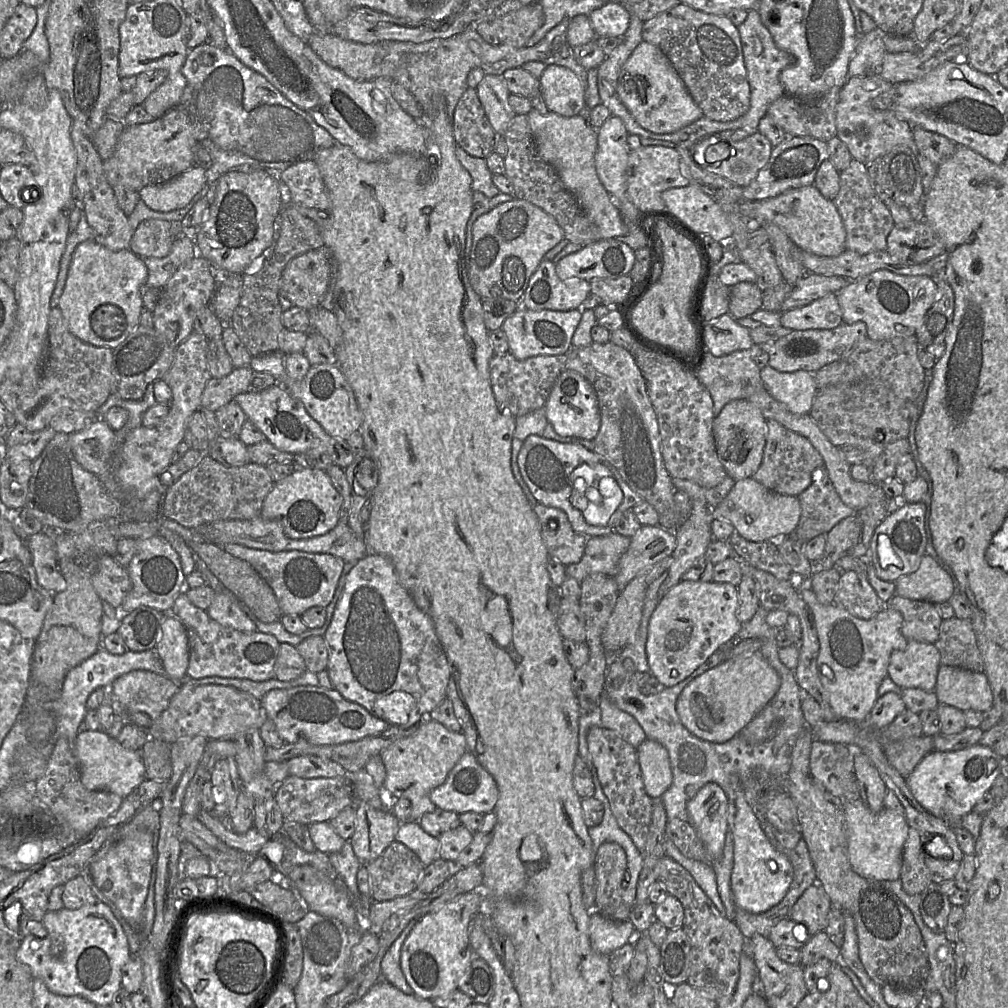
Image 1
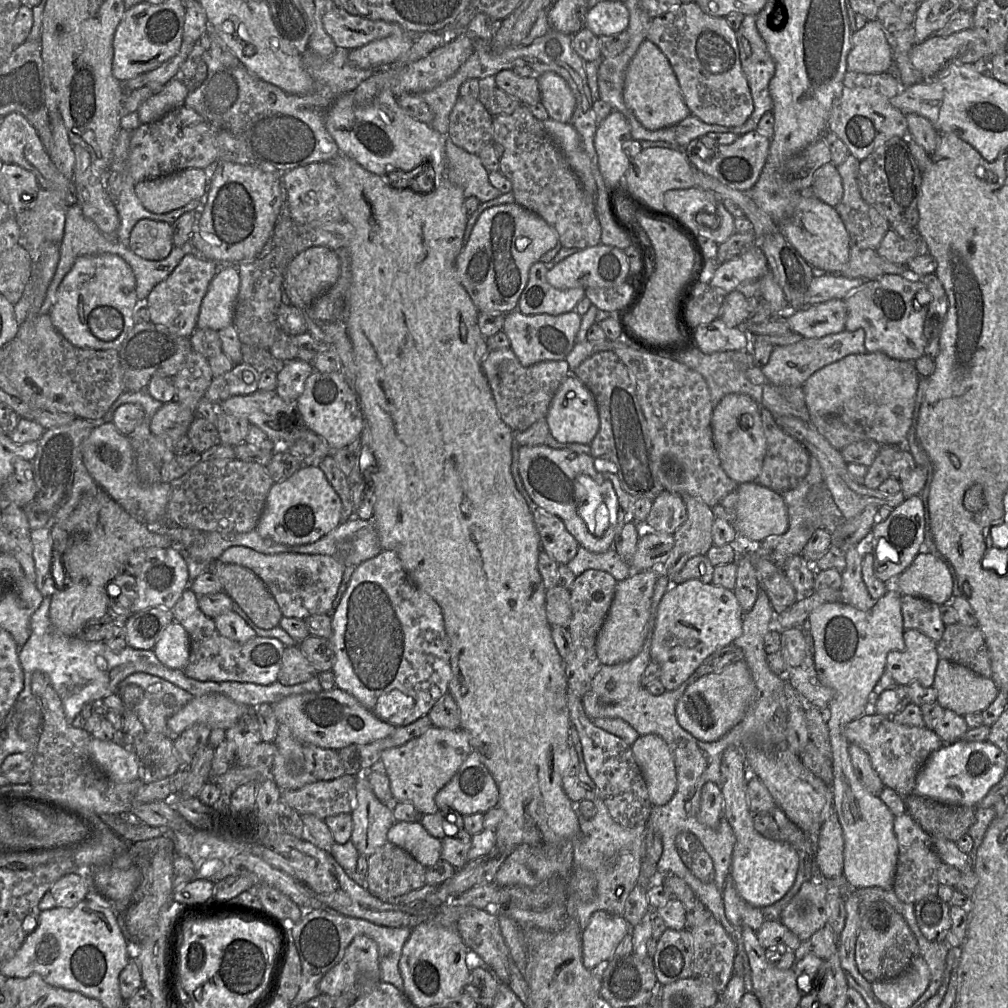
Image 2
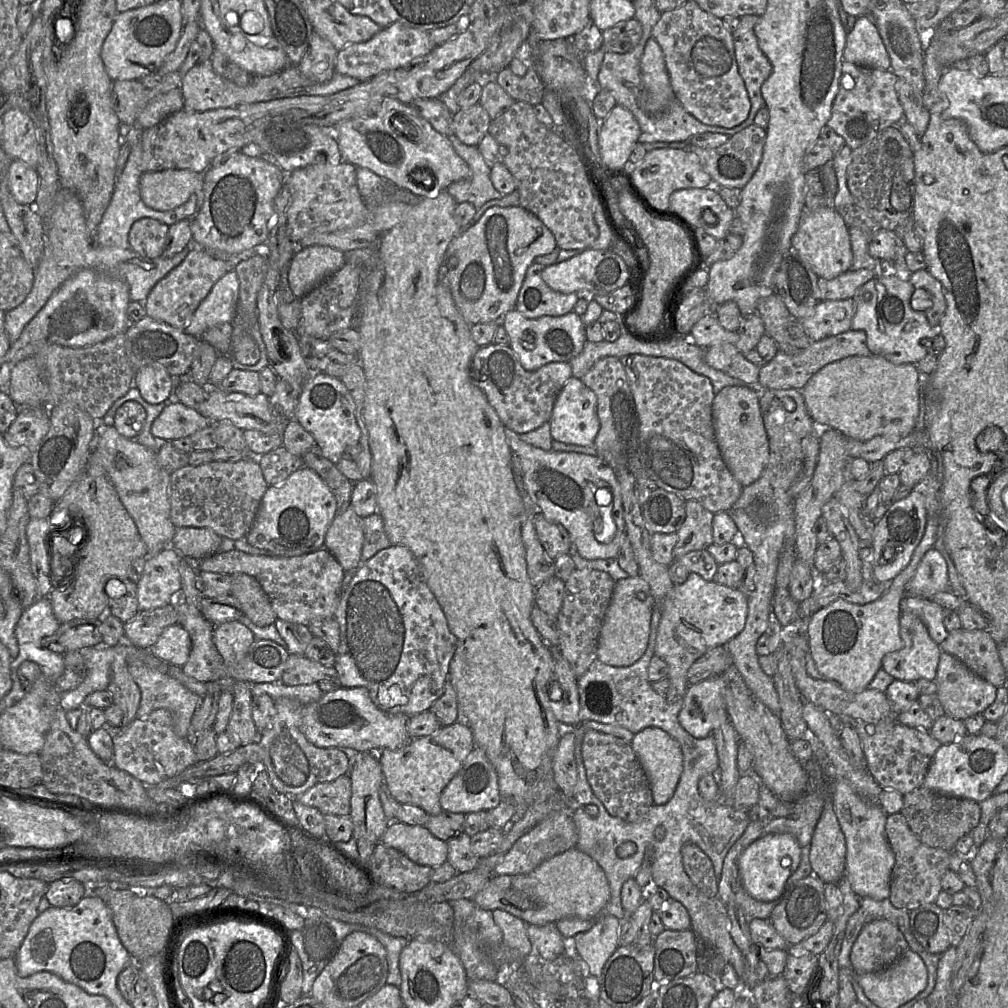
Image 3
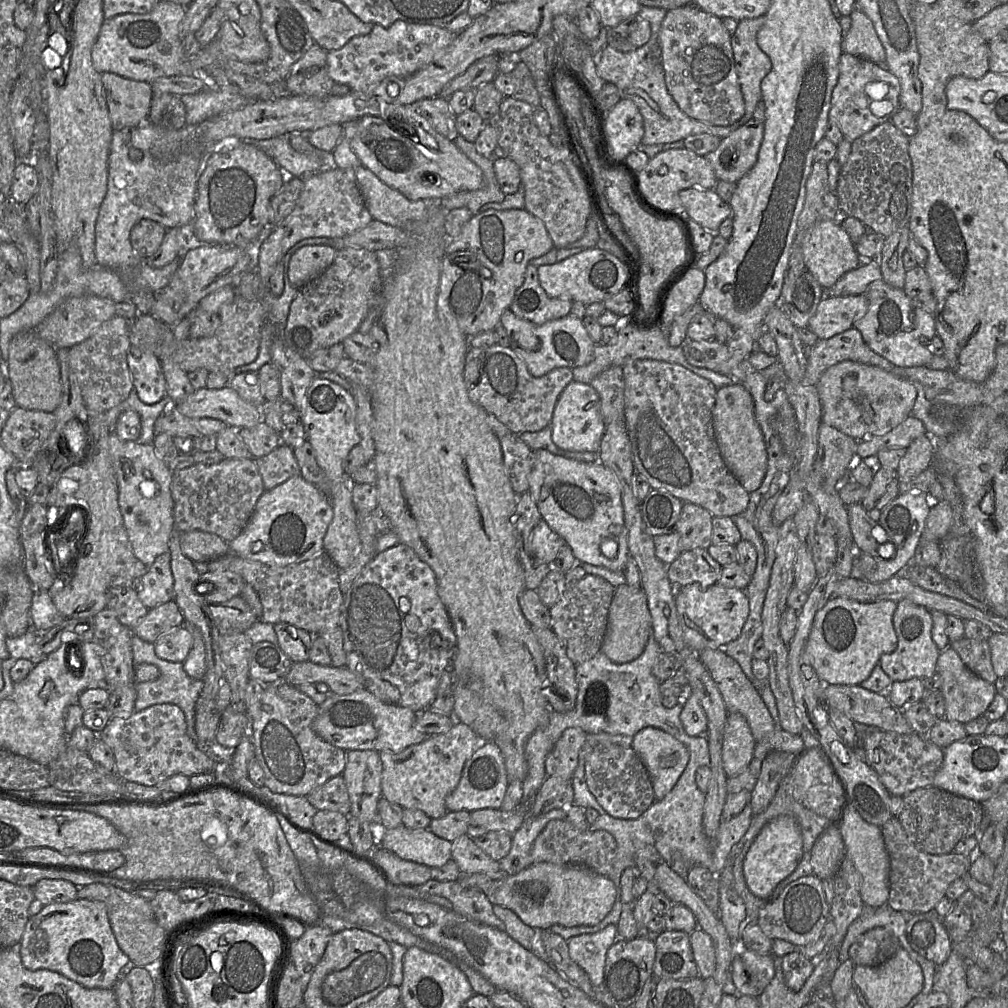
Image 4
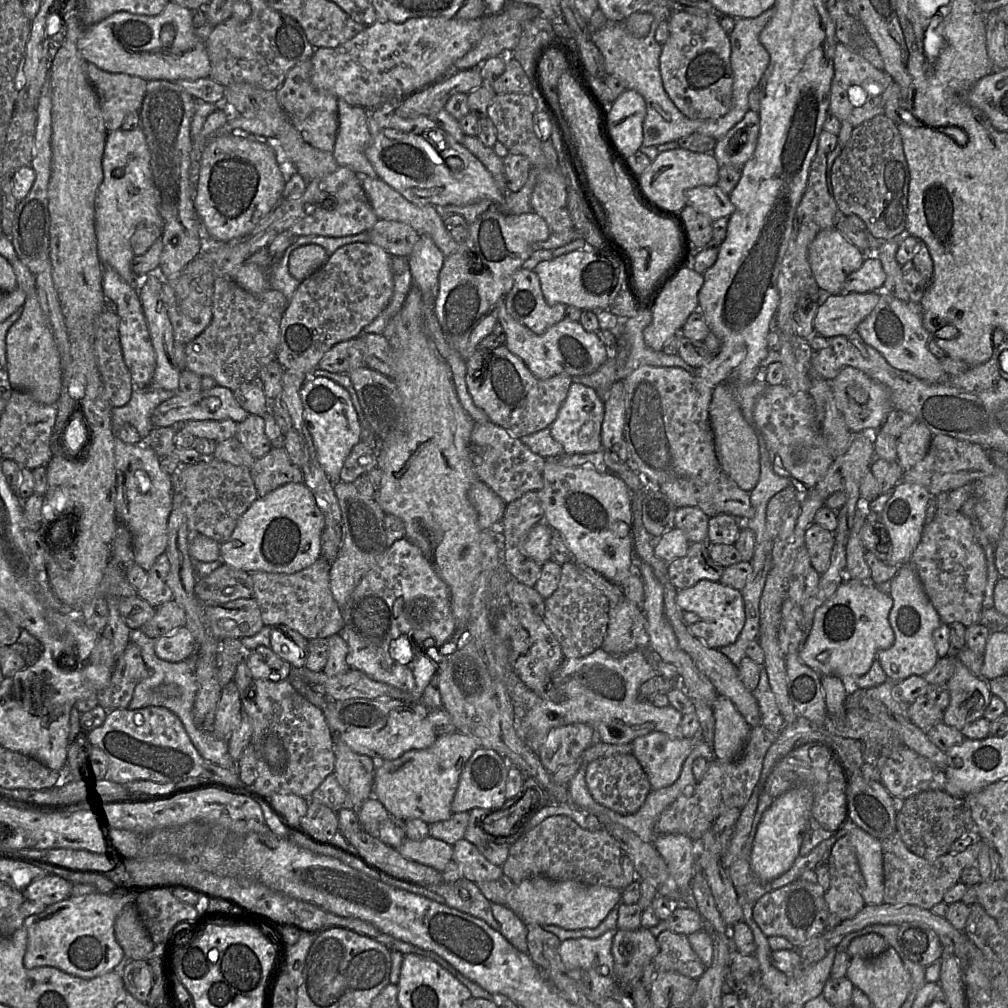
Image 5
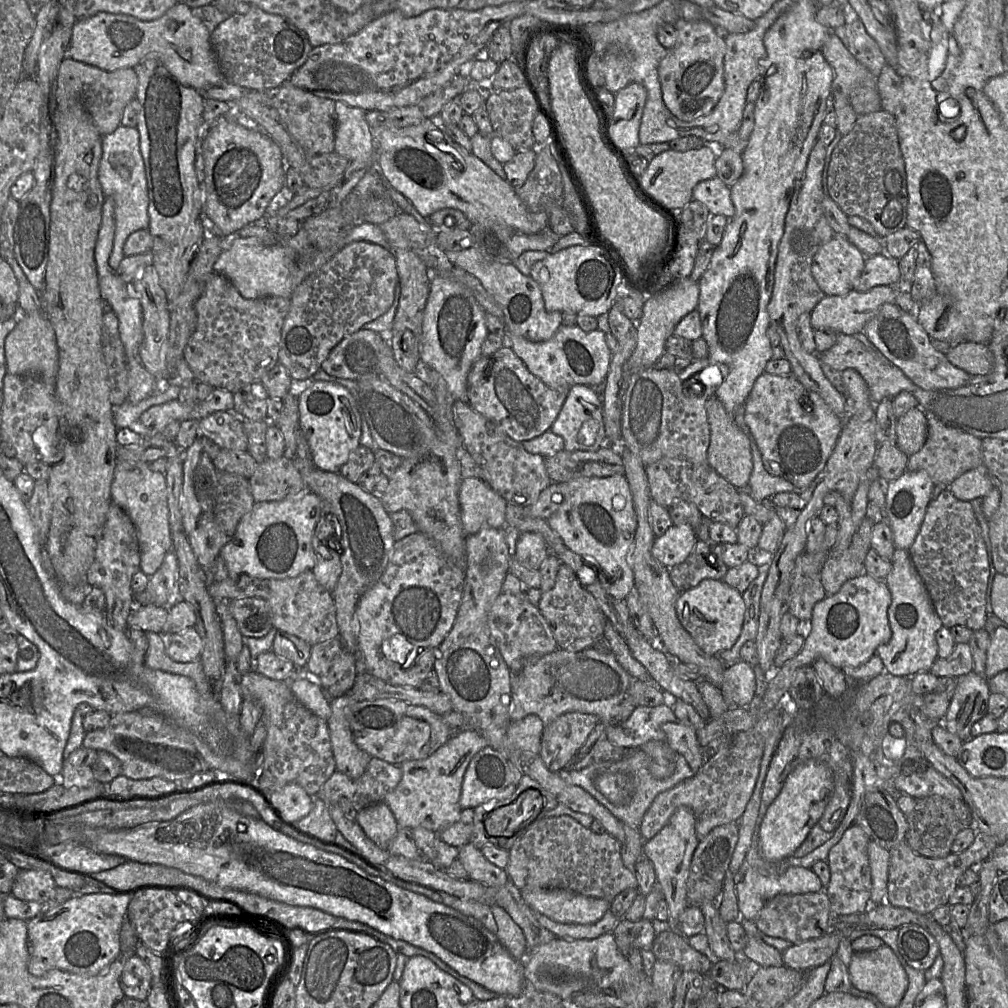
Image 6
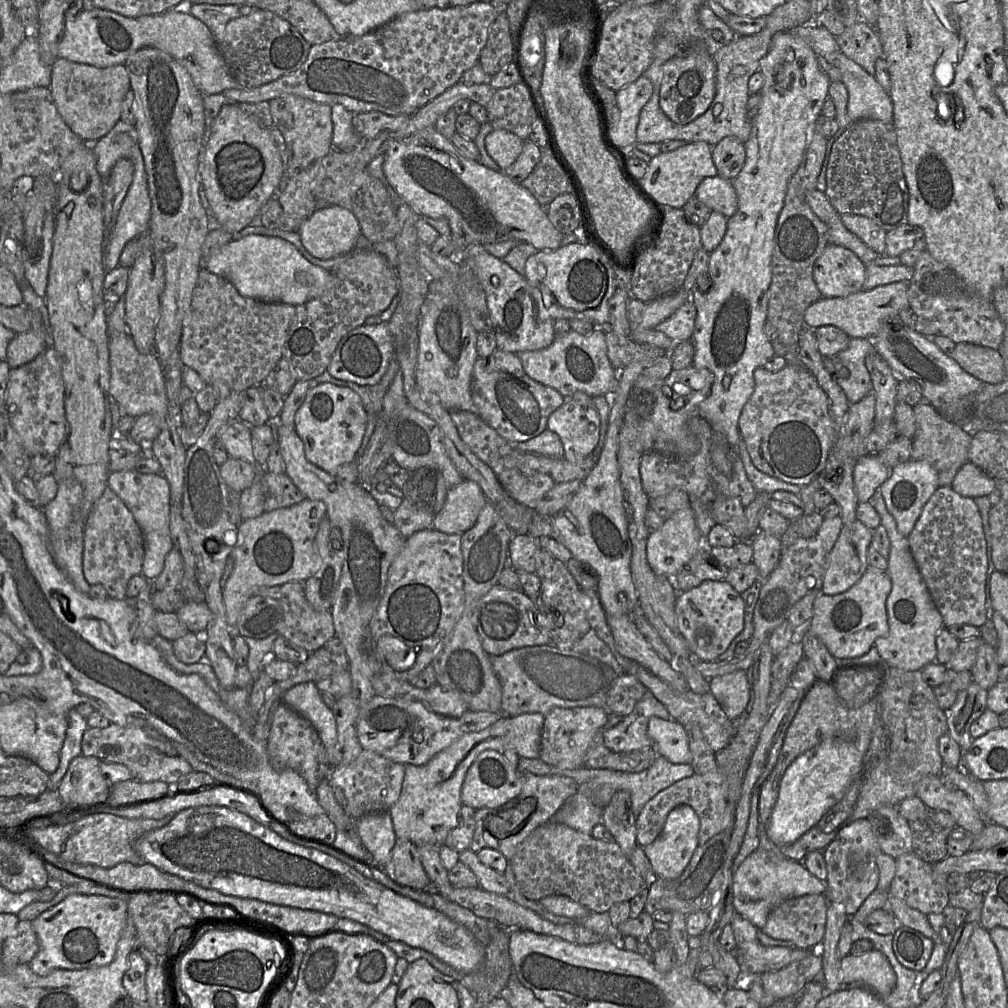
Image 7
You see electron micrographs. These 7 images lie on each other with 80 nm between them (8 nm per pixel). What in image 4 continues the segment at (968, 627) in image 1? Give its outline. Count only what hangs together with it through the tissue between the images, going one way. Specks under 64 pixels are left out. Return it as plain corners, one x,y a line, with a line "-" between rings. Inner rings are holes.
963,637
950,643
950,647
959,655
962,662
977,676
994,685
995,674
988,640

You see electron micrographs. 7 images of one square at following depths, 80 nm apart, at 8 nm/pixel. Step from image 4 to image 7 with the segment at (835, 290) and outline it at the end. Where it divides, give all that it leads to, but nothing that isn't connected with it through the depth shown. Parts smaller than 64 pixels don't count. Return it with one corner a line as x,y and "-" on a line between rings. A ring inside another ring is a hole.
878,256
866,266
863,290
871,290
894,282
909,282
914,267
904,265
898,256

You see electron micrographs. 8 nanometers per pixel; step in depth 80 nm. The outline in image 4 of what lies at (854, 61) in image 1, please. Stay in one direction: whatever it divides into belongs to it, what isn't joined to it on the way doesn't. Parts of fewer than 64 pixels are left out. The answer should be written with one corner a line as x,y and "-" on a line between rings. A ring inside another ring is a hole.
857,7
850,14
851,27
843,37
842,51
875,64
885,63
885,50
871,20

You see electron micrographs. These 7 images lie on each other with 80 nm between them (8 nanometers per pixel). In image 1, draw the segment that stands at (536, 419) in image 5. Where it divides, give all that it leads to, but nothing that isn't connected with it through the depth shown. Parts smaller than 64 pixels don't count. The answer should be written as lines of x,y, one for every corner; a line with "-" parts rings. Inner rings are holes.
509,351
495,354
490,361
491,385
496,403
502,413
513,417
544,407
554,383
565,370
567,355
541,355
517,360

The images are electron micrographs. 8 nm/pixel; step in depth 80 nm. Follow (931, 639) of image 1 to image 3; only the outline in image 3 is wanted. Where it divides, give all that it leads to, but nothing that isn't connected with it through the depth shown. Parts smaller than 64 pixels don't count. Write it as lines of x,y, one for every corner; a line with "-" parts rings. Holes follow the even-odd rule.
916,595
904,596
900,603
901,614
917,616
925,624
930,637
940,645
948,636
943,622
943,609
931,600

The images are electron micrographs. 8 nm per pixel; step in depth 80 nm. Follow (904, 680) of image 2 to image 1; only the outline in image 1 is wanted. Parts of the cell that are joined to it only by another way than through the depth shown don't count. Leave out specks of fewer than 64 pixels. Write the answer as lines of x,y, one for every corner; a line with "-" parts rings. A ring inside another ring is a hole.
910,640
905,650
891,653
888,676
901,689
934,691
940,667
940,653
932,643

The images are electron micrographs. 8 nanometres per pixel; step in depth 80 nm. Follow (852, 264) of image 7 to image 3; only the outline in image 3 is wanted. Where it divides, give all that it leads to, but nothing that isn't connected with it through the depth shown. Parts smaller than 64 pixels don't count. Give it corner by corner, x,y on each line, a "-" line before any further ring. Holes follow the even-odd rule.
804,204
804,213
800,220
798,229
791,240
792,250
811,268
818,278
826,280
836,278
850,270
853,262
848,228
849,227
845,224
843,218
834,208
821,208
816,211
805,212

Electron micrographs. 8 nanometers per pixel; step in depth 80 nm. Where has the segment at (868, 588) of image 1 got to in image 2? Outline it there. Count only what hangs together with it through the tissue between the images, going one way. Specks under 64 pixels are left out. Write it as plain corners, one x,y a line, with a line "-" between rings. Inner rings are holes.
851,546
845,551
846,567
842,571
842,601
861,611
870,610
875,600
862,578
863,546

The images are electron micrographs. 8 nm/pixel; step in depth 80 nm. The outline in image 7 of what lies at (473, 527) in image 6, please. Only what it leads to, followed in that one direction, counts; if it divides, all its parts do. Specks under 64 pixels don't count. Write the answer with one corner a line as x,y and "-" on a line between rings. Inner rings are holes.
464,479
448,490
445,504
436,514
430,529
463,535
474,526
487,502
488,499
479,484

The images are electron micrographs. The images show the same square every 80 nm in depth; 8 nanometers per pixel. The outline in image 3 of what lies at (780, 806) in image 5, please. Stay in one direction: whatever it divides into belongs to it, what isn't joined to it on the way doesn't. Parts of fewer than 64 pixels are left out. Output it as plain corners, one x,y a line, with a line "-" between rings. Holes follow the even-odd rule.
769,834
751,843
738,861
743,887
754,899
770,902
783,897
787,879
797,870
801,859
801,847
790,834

